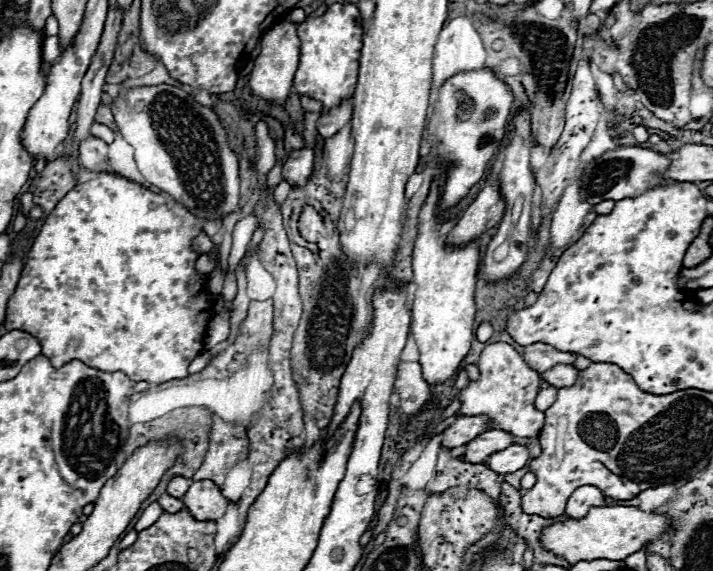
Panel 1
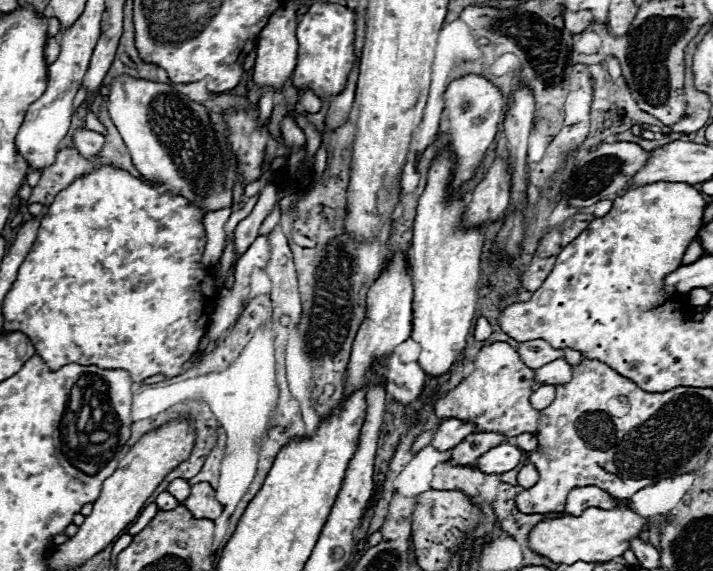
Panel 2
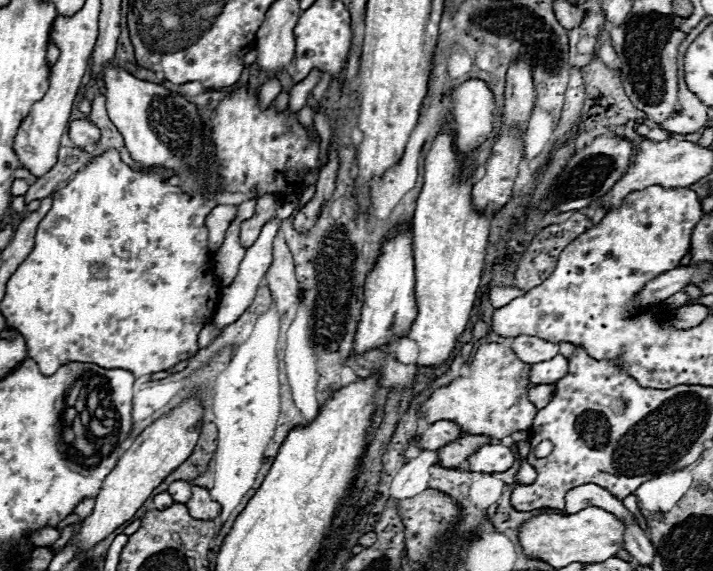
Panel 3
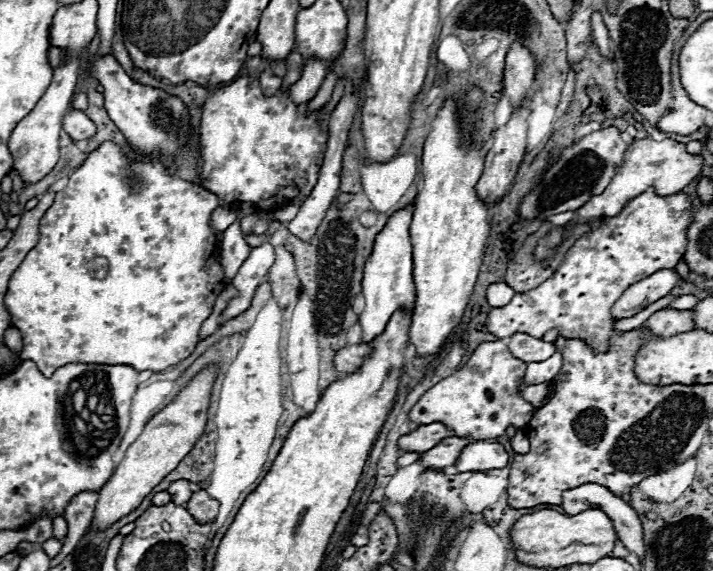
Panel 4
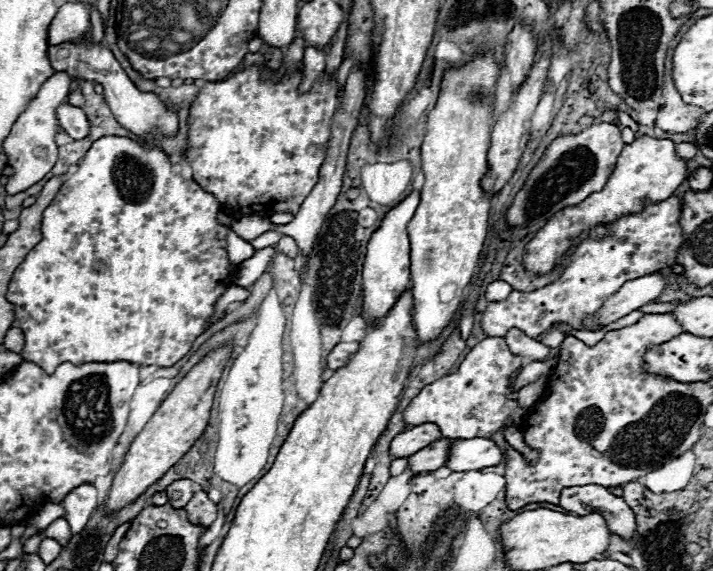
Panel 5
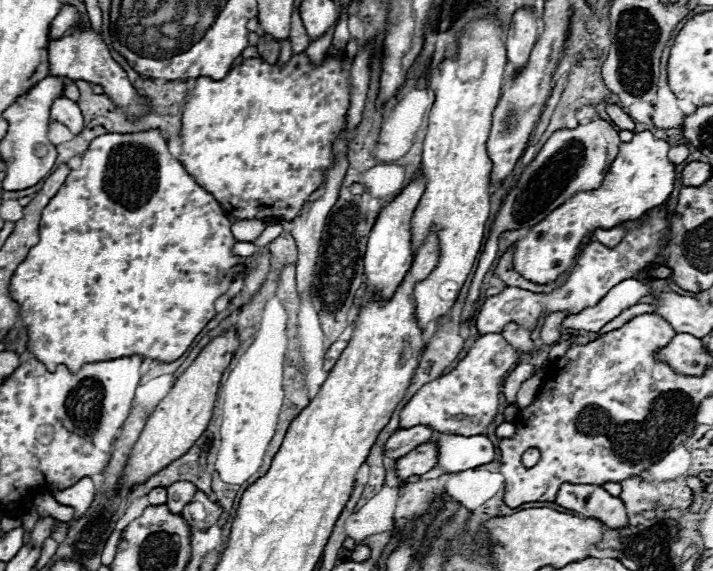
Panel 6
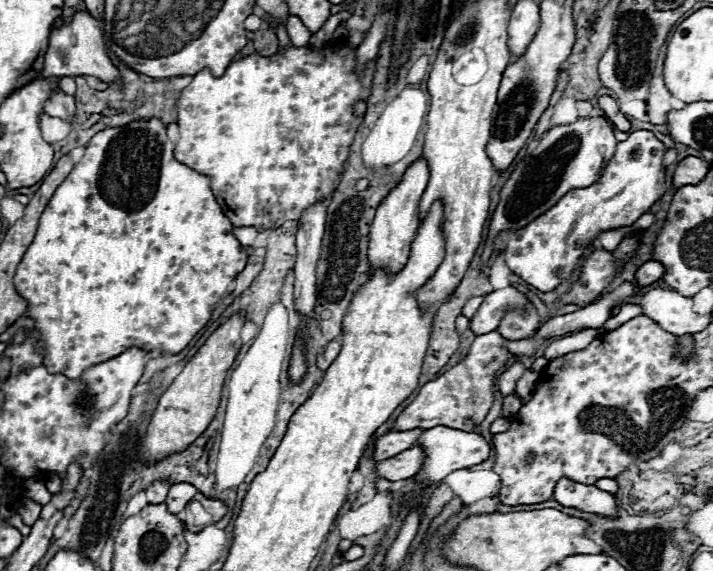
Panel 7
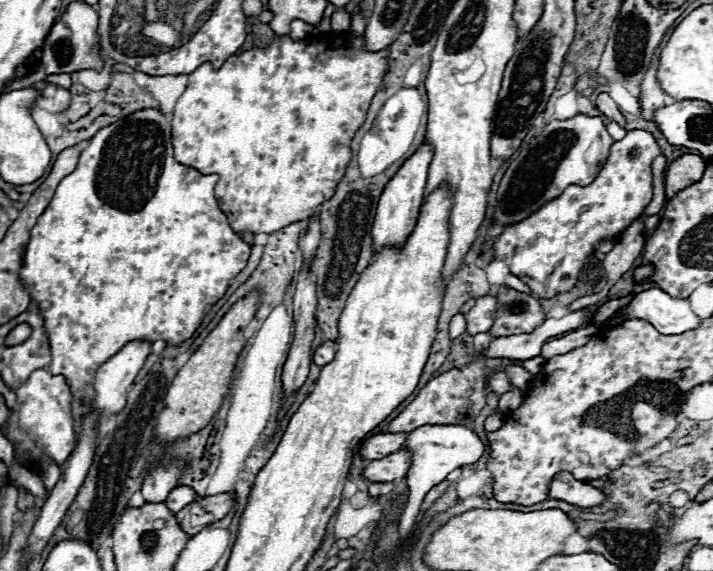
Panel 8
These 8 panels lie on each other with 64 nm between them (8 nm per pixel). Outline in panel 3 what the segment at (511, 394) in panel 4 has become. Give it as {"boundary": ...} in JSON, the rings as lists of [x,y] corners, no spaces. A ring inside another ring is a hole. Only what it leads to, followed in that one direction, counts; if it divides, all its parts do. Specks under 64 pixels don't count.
{"boundary":[[[482,344],[470,362],[470,376],[458,376],[450,384],[436,388],[426,402],[420,404],[418,416],[426,422],[450,420],[466,434],[482,434],[496,440],[518,430],[528,430],[536,408],[528,400],[530,366],[520,362],[512,348],[504,344]]]}

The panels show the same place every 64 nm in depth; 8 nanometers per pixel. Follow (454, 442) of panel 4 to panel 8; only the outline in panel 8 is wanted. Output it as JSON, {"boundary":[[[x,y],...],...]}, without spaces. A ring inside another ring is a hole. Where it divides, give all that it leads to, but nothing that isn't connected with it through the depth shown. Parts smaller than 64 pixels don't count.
{"boundary":[[[394,452],[380,460],[372,460],[362,470],[362,478],[368,482],[392,482],[396,478],[404,478],[410,466],[410,454],[408,452]]]}

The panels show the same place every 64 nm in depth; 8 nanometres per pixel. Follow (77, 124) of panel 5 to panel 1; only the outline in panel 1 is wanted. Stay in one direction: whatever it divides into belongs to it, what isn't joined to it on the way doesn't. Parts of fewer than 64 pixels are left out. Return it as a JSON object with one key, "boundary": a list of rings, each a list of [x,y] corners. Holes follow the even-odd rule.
{"boundary":[[[88,136],[86,140],[80,142],[78,148],[80,154],[80,164],[92,172],[102,172],[100,166],[96,166],[102,160],[108,160],[108,144],[96,136]]]}

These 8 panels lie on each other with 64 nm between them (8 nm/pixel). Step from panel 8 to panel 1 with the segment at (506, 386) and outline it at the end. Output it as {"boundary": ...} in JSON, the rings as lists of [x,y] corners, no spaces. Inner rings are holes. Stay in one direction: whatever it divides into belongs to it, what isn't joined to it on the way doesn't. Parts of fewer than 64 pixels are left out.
{"boundary":[[[556,364],[556,366],[552,366],[550,370],[542,372],[542,378],[544,378],[548,384],[556,386],[556,388],[566,388],[566,386],[574,384],[576,374],[578,374],[578,370],[576,370],[574,366],[570,366],[570,364]]]}

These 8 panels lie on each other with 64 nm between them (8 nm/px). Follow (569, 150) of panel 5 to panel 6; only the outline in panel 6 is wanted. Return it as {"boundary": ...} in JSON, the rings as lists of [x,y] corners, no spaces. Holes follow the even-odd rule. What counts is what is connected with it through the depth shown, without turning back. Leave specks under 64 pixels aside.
{"boundary":[[[592,120],[588,124],[578,124],[576,128],[562,128],[562,130],[556,130],[546,140],[542,150],[522,170],[522,174],[518,176],[518,182],[506,194],[506,198],[504,198],[504,202],[502,202],[502,206],[500,206],[500,210],[492,222],[484,252],[478,260],[478,270],[474,274],[474,280],[472,280],[468,298],[466,298],[466,306],[462,312],[462,326],[464,328],[470,326],[472,302],[478,300],[482,280],[496,258],[494,256],[494,240],[506,230],[520,230],[520,228],[530,228],[530,226],[538,224],[538,220],[546,218],[554,208],[558,208],[558,204],[562,204],[574,192],[598,188],[598,184],[602,184],[602,176],[606,174],[606,168],[612,164],[614,156],[618,154],[618,144],[620,144],[618,130],[614,124],[610,124],[606,120]]]}

